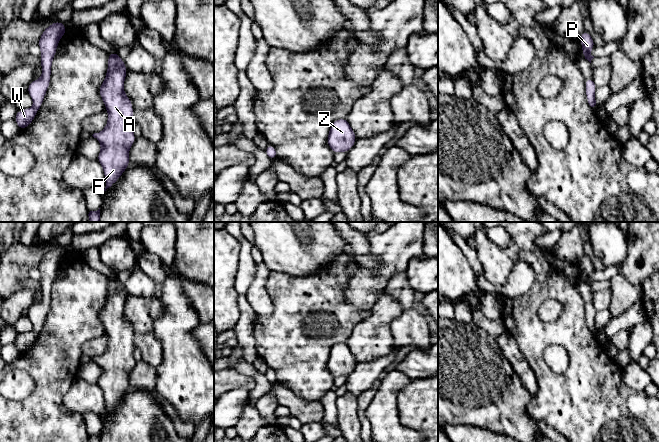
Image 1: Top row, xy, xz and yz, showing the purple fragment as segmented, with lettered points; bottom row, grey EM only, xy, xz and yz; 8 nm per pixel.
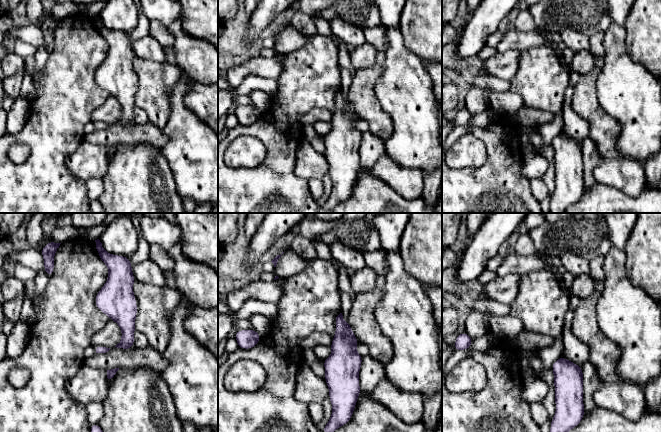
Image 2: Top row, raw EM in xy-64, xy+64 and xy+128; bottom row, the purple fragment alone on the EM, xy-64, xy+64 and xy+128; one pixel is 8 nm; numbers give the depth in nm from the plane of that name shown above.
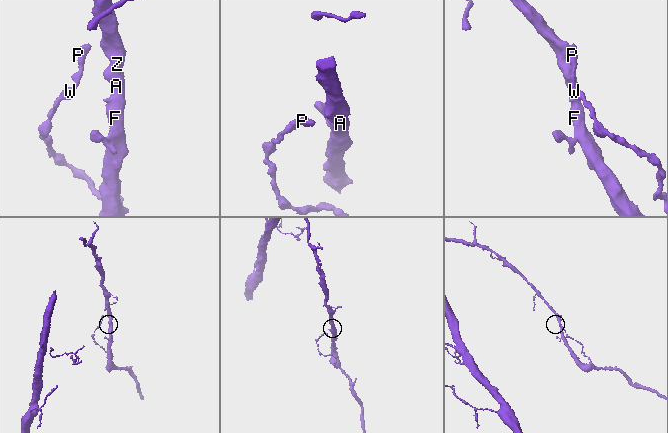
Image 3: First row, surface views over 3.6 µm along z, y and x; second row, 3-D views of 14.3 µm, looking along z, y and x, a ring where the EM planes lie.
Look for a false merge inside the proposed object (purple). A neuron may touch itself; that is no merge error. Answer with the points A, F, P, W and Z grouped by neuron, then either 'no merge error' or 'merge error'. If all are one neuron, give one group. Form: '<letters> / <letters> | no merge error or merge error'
A F P W Z | no merge error

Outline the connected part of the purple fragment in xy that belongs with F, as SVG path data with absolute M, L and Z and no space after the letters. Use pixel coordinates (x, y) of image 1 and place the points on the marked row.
M109 53L106 77L99 87L99 94L108 112L108 120L106 127L101 132L92 135L101 144L101 150L96 159L100 162L104 171L106 182L104 191L119 179L130 164L129 150L136 140L133 133L135 122L133 118L132 102L124 92L124 81L127 73L128 71L125 67L124 60L119 57L118 53Z

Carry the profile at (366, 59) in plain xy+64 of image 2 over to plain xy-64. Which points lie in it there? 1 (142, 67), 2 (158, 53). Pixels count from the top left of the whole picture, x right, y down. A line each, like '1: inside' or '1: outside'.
1: outside
2: inside

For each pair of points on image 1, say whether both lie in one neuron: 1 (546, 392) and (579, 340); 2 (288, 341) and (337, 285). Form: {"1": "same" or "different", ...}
{"1": "same", "2": "same"}

